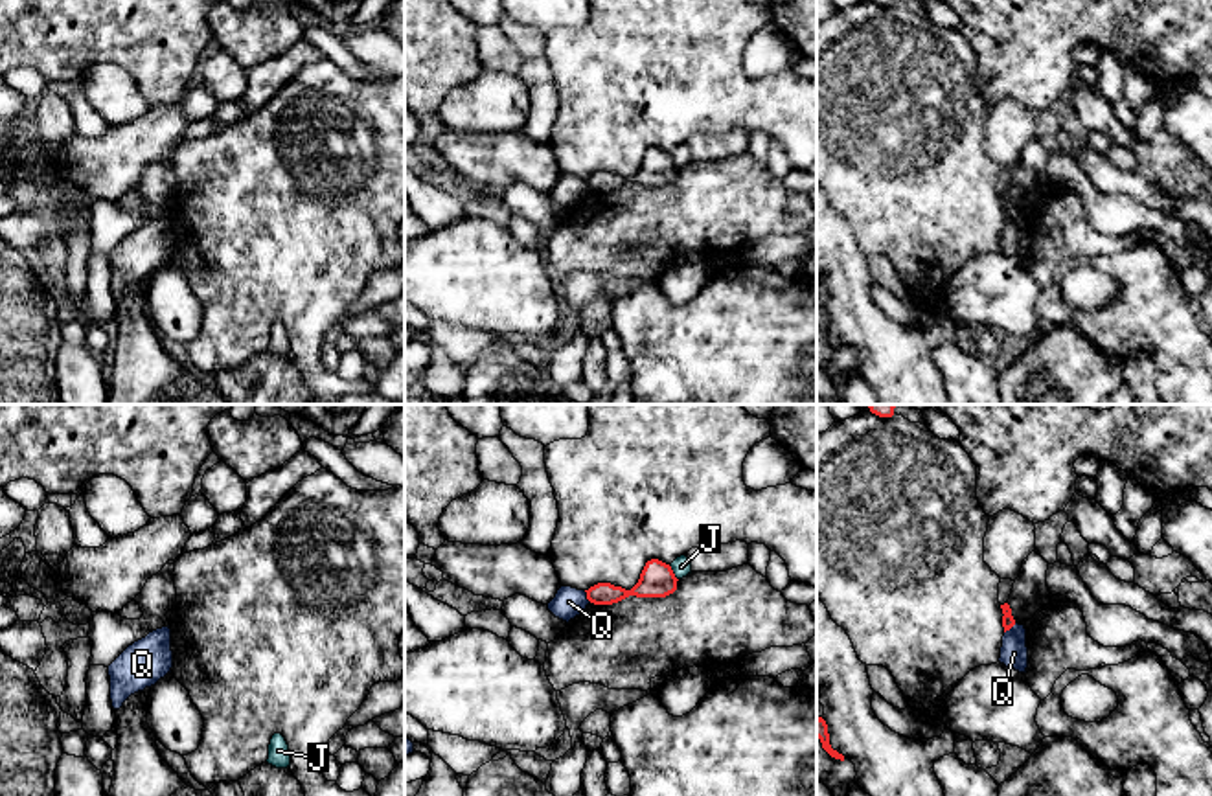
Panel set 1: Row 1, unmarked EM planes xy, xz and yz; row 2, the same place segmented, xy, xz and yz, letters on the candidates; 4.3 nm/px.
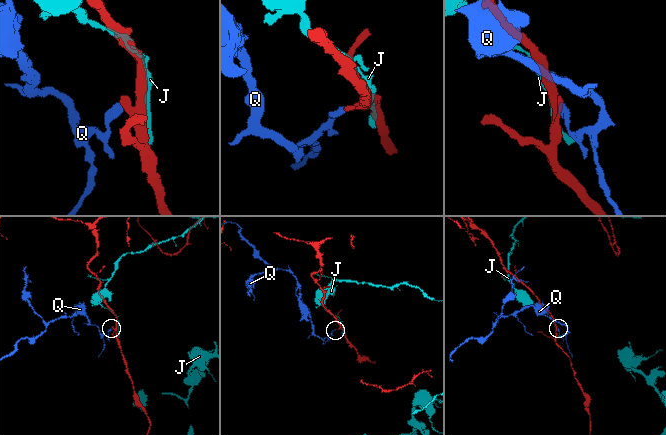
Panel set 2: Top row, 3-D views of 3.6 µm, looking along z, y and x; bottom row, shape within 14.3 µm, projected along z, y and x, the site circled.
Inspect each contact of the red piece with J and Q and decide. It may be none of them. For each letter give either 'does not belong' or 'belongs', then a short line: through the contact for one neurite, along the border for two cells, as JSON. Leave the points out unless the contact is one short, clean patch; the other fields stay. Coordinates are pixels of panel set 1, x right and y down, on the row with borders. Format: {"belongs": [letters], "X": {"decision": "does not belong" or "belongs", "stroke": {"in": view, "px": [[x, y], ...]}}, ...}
{"belongs": [], "J": {"decision": "does not belong"}, "Q": {"decision": "does not belong", "stroke": {"in": "xz", "px": [[583, 591], [591, 602]]}}}

